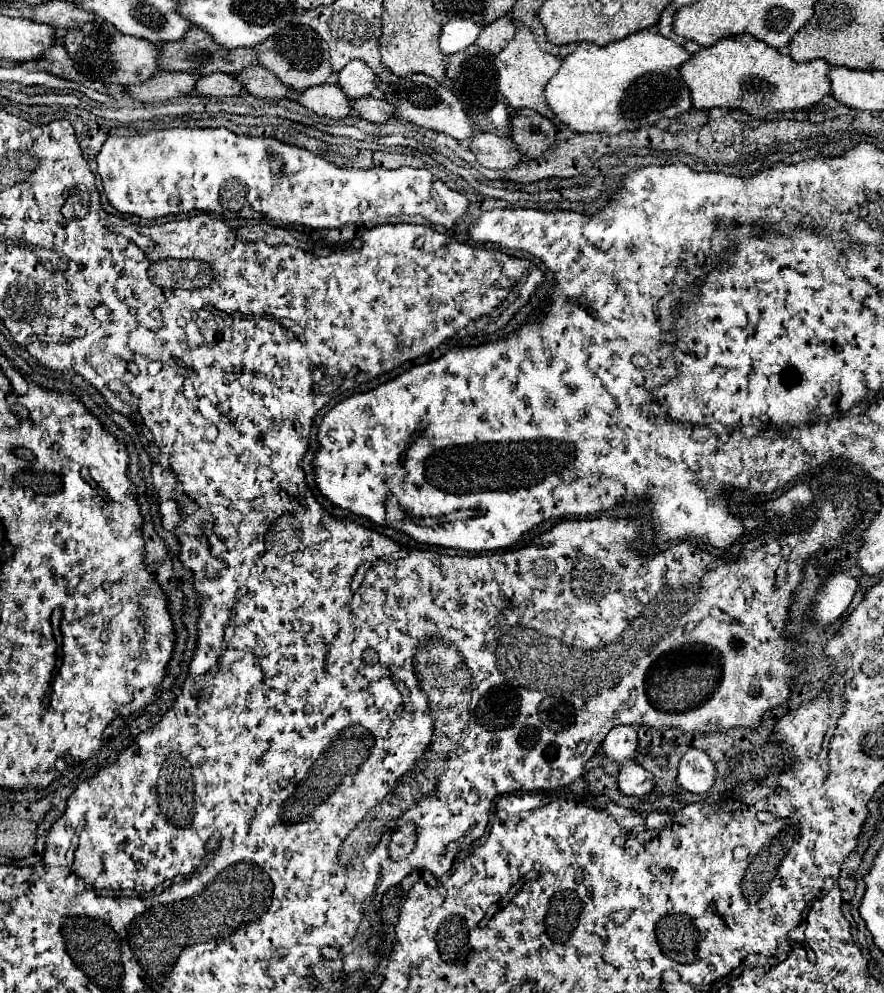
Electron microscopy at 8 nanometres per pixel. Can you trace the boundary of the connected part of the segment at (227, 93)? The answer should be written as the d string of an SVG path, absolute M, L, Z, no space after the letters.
M226 73L204 75L196 83L196 93L206 97L232 97L232 95L242 95L242 91L244 87L238 83L238 79Z

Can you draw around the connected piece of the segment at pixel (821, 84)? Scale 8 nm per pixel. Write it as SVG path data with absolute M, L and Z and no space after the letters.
M752 35L724 37L712 47L700 49L682 65L682 79L692 91L696 109L740 109L750 117L764 119L770 113L804 111L830 95L830 65L824 59L796 63L790 55L768 47Z

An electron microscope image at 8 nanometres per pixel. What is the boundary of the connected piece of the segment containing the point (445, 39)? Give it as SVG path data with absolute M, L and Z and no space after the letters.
M452 17L440 33L440 49L446 55L452 55L456 51L462 51L470 45L474 45L474 41L478 39L482 31L482 25L476 25L472 19L460 19L460 17Z

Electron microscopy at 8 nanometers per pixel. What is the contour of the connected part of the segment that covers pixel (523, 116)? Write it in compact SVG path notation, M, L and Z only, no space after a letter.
M532 109L512 115L512 141L528 159L540 159L556 141L556 125Z

